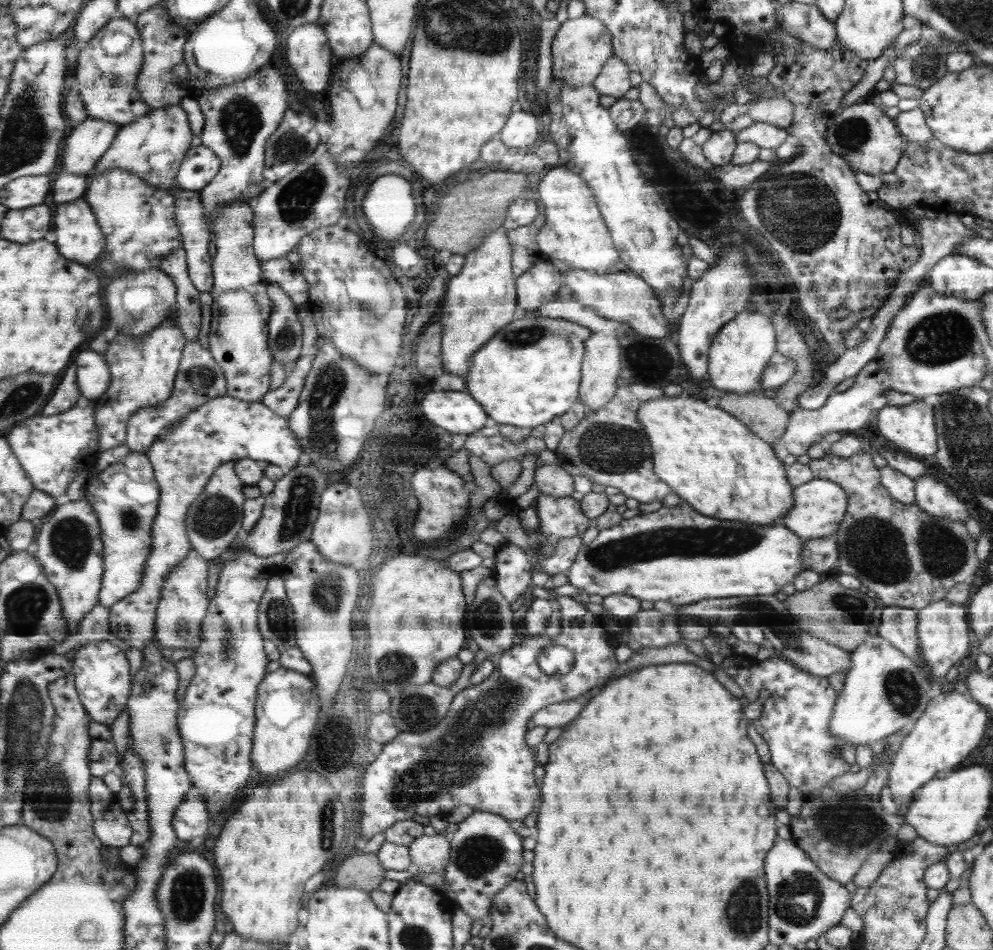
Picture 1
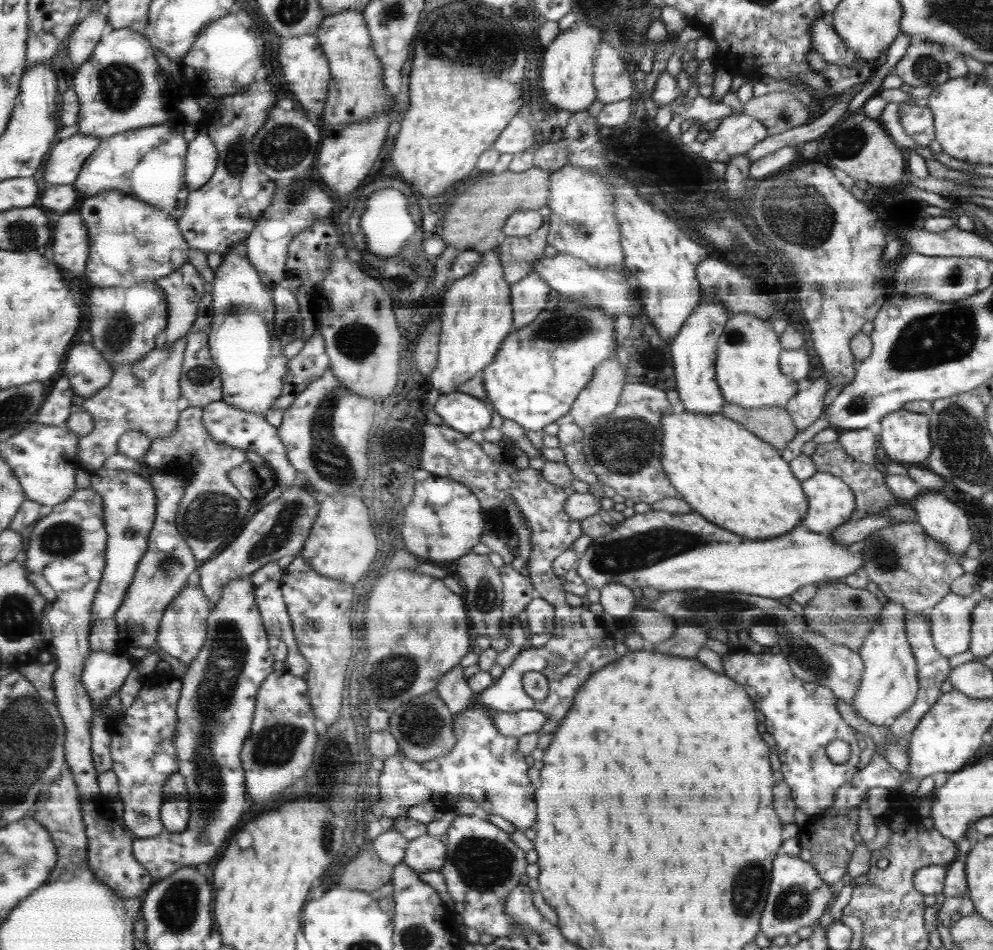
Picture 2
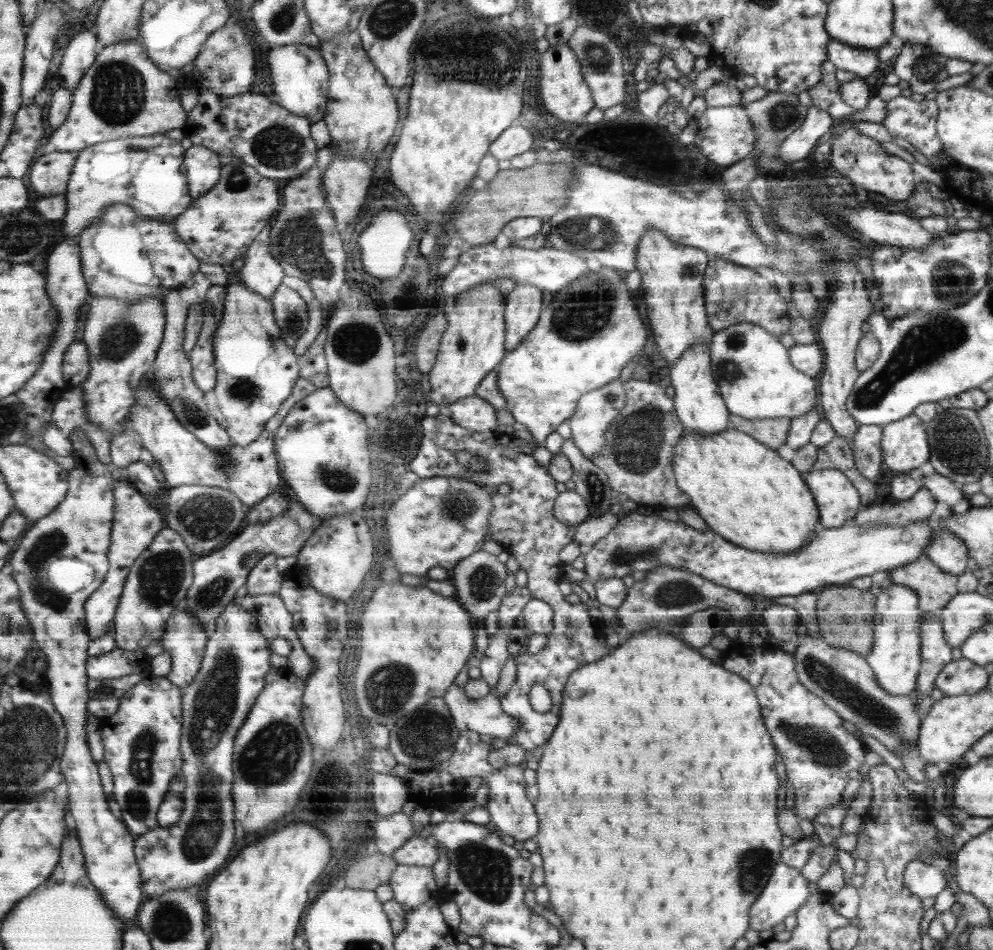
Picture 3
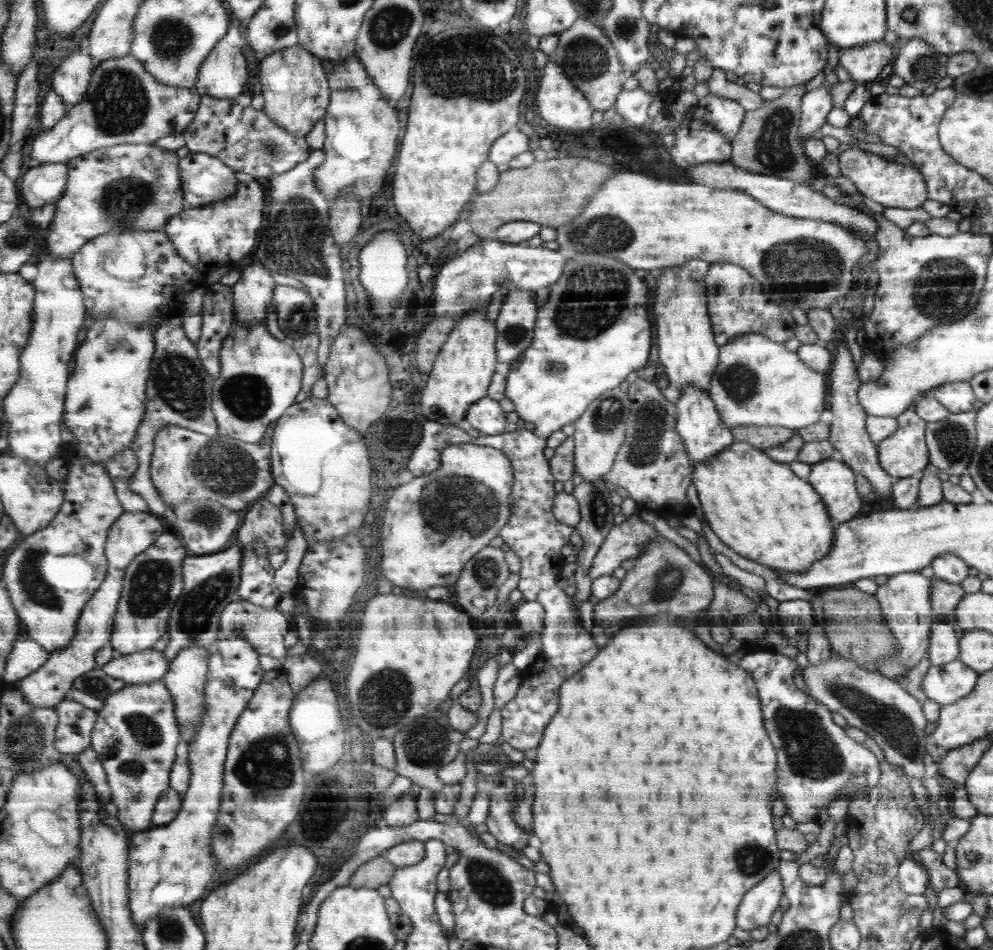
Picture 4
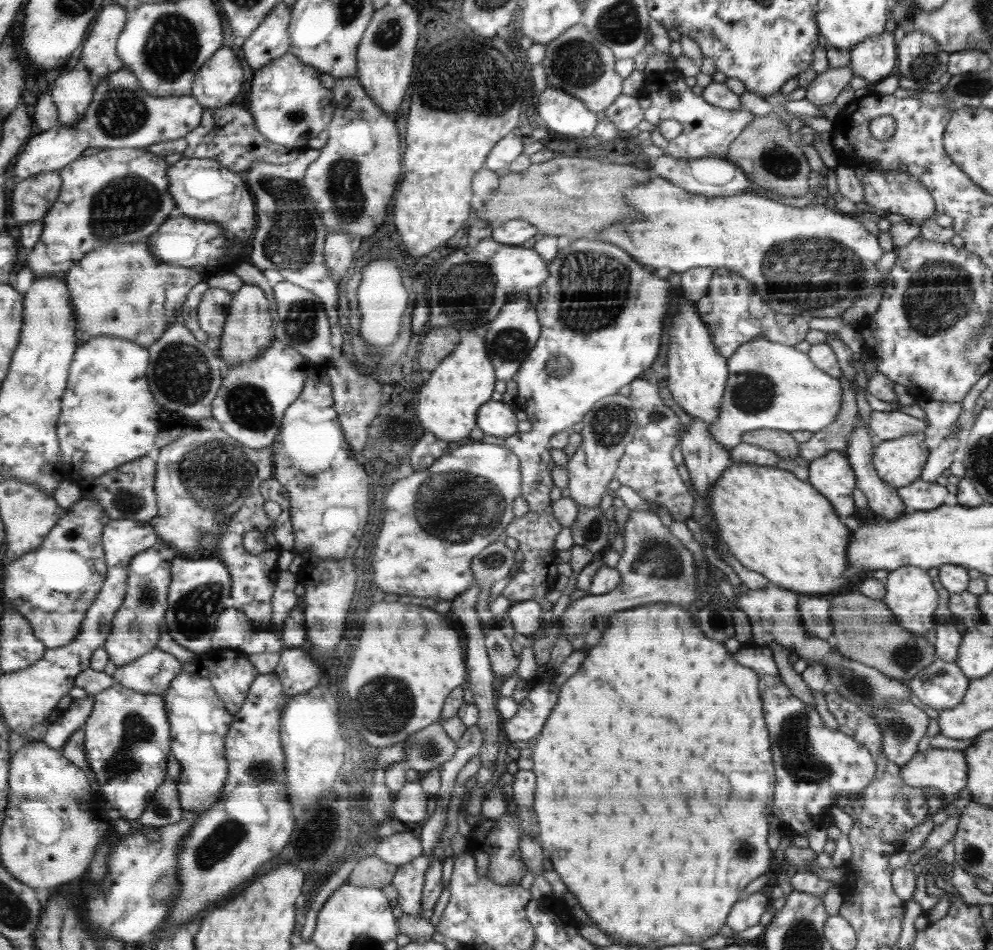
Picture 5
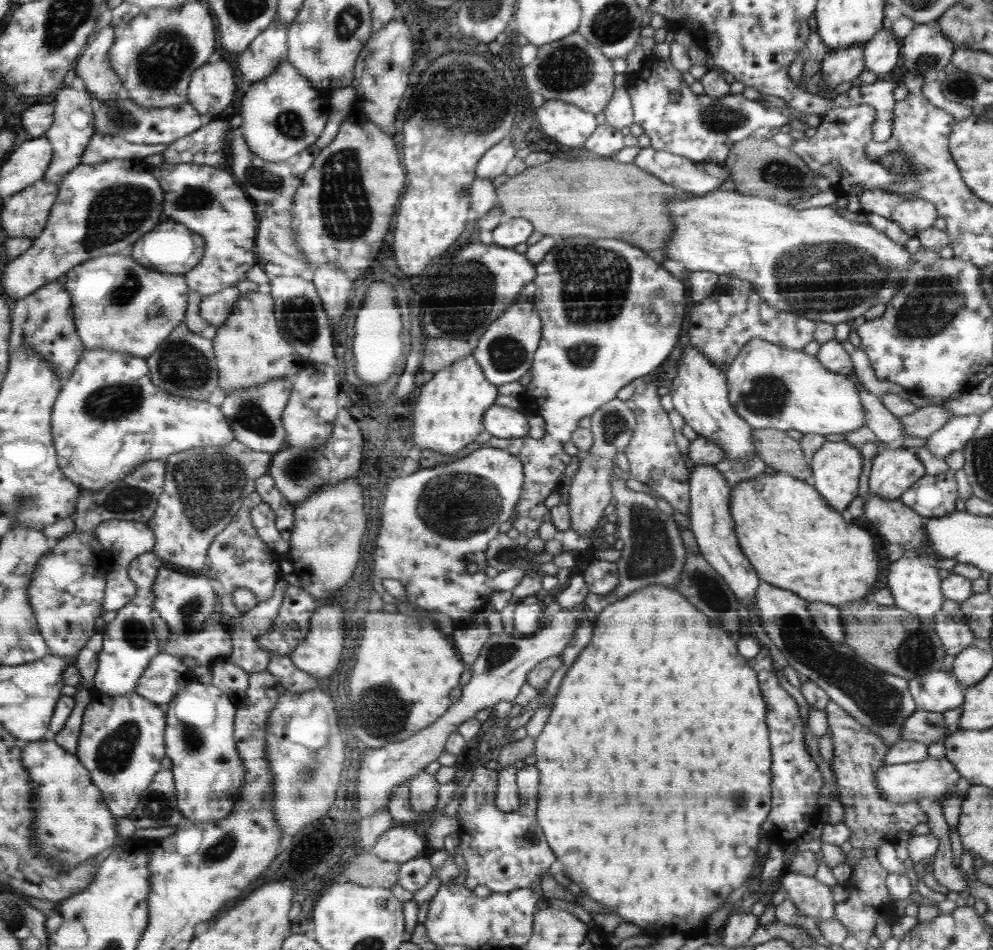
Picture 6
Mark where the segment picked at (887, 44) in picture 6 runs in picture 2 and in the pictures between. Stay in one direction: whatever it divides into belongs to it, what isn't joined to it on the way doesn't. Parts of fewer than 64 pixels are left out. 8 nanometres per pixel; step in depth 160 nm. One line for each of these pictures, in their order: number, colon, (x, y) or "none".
2: (826, 41)
3: (863, 63)
4: (864, 63)
5: (873, 60)

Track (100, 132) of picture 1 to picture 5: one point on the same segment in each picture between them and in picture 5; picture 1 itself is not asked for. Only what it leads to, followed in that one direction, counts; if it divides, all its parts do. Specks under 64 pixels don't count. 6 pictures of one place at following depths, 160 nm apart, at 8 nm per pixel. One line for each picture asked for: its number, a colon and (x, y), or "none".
2: (63, 166)
3: (50, 176)
4: (46, 183)
5: (33, 198)

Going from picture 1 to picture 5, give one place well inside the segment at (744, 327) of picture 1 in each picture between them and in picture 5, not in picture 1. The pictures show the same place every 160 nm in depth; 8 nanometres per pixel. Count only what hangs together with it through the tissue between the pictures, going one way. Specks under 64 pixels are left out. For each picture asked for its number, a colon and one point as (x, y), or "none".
2: (749, 368)
3: (757, 375)
4: (759, 382)
5: (770, 386)

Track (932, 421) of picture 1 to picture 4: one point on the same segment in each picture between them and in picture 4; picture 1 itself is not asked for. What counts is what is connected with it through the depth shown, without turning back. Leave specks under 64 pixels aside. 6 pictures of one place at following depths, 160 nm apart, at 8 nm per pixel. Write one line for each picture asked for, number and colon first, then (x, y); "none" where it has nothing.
2: (904, 435)
3: (904, 445)
4: (902, 454)

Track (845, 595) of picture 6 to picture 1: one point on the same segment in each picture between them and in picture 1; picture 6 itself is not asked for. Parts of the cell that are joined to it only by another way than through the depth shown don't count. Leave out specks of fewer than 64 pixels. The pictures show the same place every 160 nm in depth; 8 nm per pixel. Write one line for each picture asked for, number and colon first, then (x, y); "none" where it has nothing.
1: (716, 464)
2: (727, 474)
3: (742, 489)
4: (757, 506)
5: (776, 524)

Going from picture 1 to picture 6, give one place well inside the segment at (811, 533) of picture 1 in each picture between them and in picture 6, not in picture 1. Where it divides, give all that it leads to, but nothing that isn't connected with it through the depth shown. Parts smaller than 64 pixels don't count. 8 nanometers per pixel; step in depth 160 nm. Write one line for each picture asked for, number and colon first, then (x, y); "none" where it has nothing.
2: (831, 501)
3: (836, 496)
4: (834, 481)
5: (832, 474)
6: (836, 465)

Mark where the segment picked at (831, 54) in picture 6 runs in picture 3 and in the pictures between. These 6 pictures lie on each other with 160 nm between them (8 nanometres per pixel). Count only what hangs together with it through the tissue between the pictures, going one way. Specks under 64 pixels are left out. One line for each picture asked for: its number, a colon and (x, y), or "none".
3: (797, 146)
4: (815, 104)
5: (823, 91)

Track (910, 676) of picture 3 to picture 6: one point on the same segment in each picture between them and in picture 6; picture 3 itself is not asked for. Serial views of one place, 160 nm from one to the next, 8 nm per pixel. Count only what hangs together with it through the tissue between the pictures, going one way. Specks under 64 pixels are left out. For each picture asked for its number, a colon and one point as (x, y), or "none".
4: (905, 598)
5: (910, 595)
6: (915, 585)

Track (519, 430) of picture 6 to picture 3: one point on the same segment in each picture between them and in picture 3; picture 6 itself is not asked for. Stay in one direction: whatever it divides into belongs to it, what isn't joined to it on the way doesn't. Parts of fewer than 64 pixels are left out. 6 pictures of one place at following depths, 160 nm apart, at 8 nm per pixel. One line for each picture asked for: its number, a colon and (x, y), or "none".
3: (476, 414)
4: (486, 416)
5: (495, 418)

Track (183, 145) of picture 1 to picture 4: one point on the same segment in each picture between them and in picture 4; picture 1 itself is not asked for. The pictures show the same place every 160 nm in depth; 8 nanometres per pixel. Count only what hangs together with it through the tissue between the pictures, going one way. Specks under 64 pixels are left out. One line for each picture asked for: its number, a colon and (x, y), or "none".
2: (148, 163)
3: (146, 173)
4: (136, 185)

